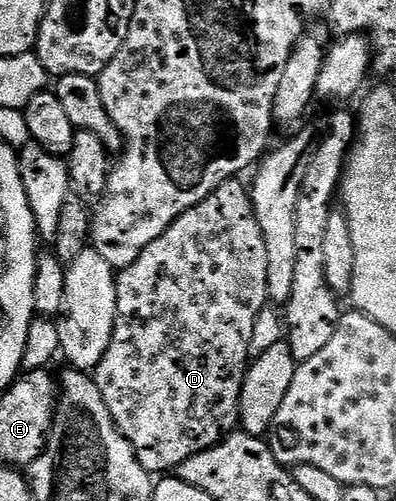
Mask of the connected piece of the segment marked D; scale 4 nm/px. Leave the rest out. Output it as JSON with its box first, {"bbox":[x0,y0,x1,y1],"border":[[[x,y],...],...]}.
{"bbox":[93,179,269,475],"border":[[[232,179],[221,183],[221,187],[217,187],[204,201],[197,203],[197,207],[185,211],[157,240],[149,243],[149,247],[145,247],[145,251],[141,251],[141,255],[137,255],[137,259],[129,263],[129,267],[118,270],[115,279],[117,309],[112,341],[104,358],[93,370],[93,376],[95,386],[101,391],[101,399],[105,399],[105,407],[109,407],[113,423],[133,447],[141,467],[145,467],[145,471],[152,475],[167,475],[178,470],[179,465],[185,463],[185,459],[206,449],[212,449],[214,445],[220,445],[223,438],[236,432],[239,425],[243,380],[252,360],[250,340],[253,339],[258,316],[269,305],[269,251],[265,251],[265,235],[261,235],[261,223],[257,223],[255,218],[250,188],[246,184],[243,186],[241,182],[242,180]]]}

